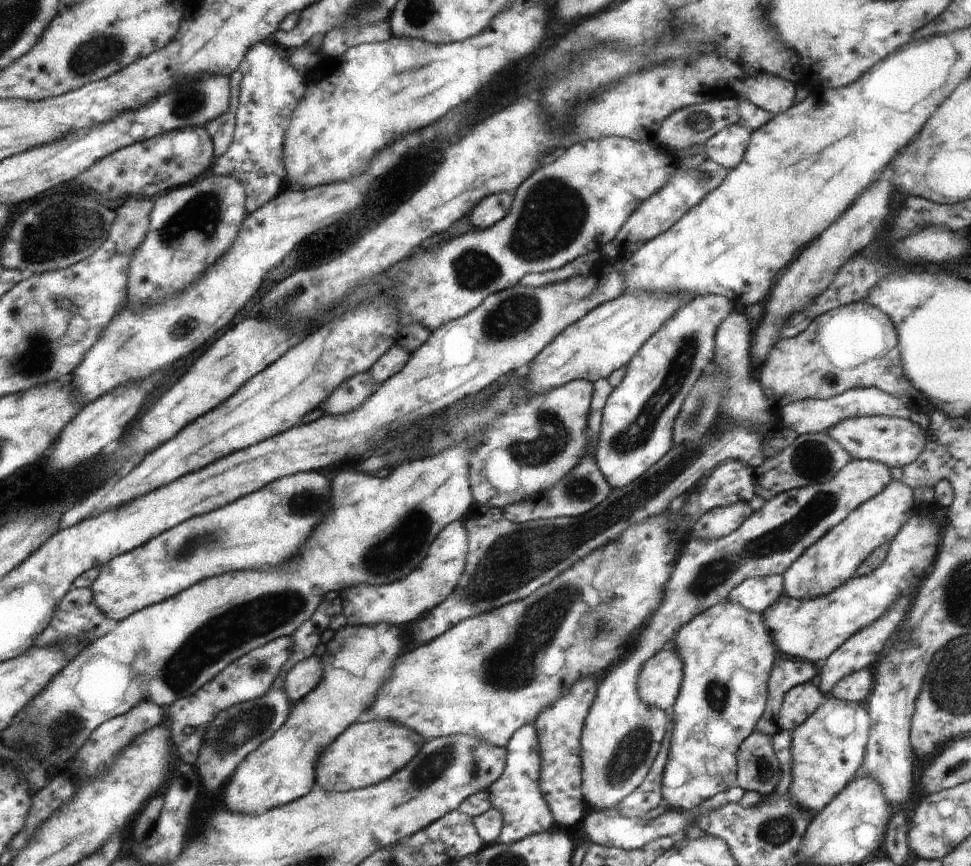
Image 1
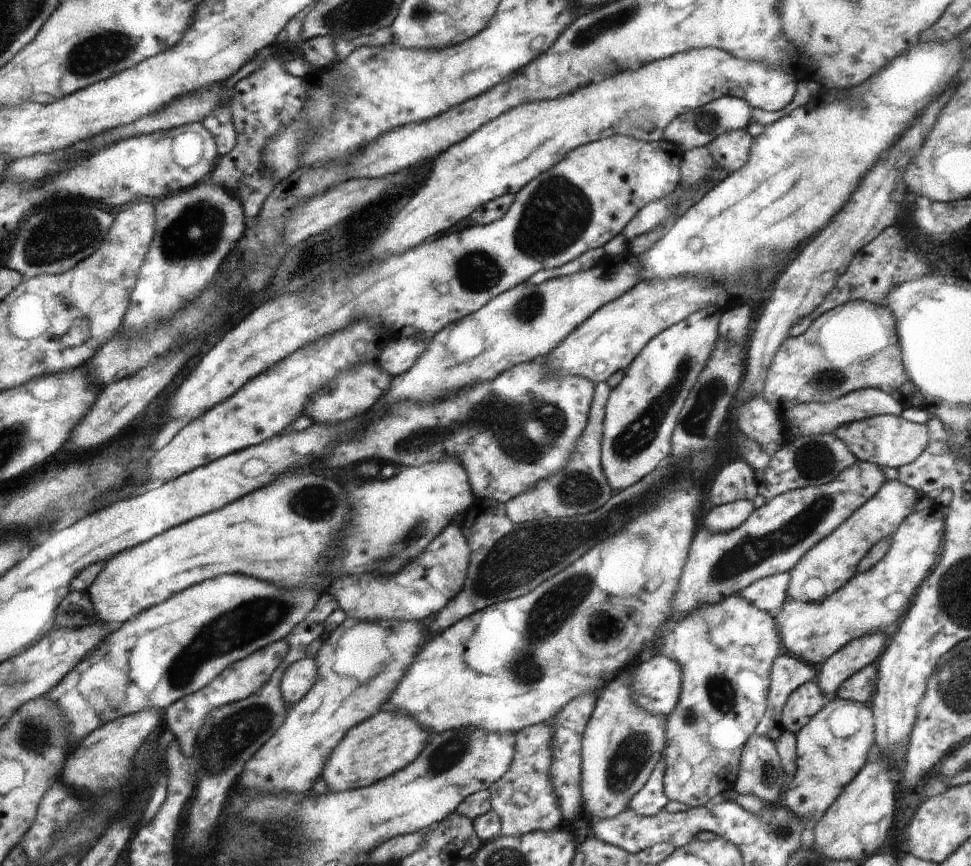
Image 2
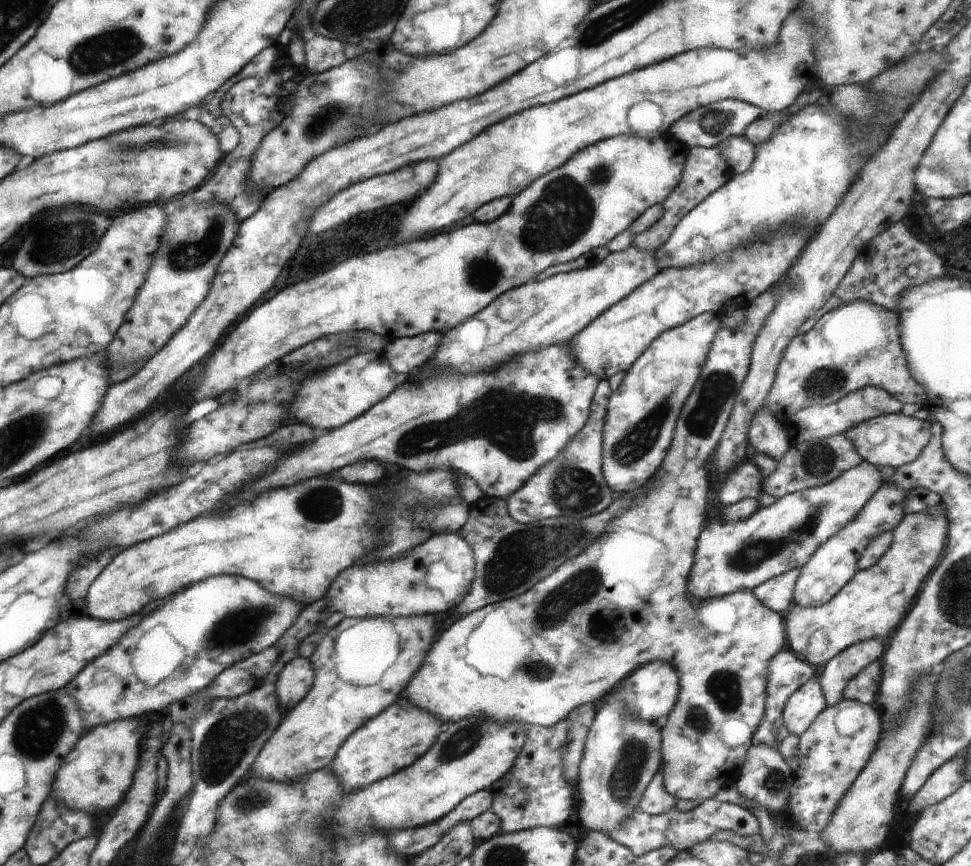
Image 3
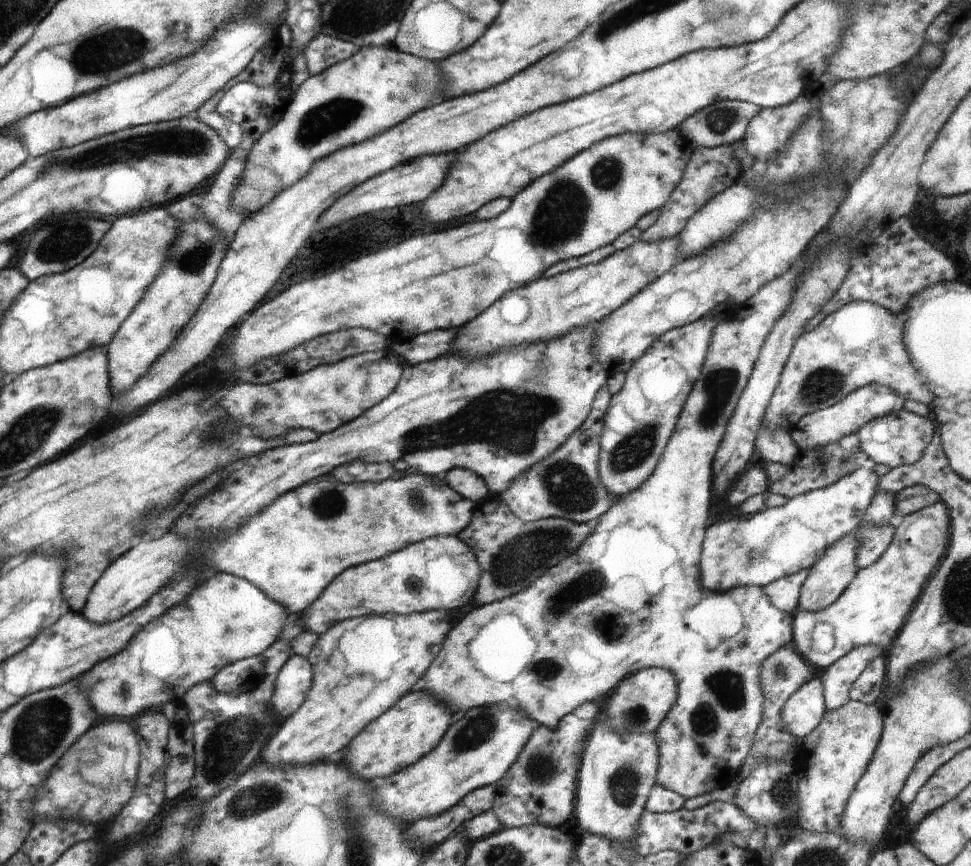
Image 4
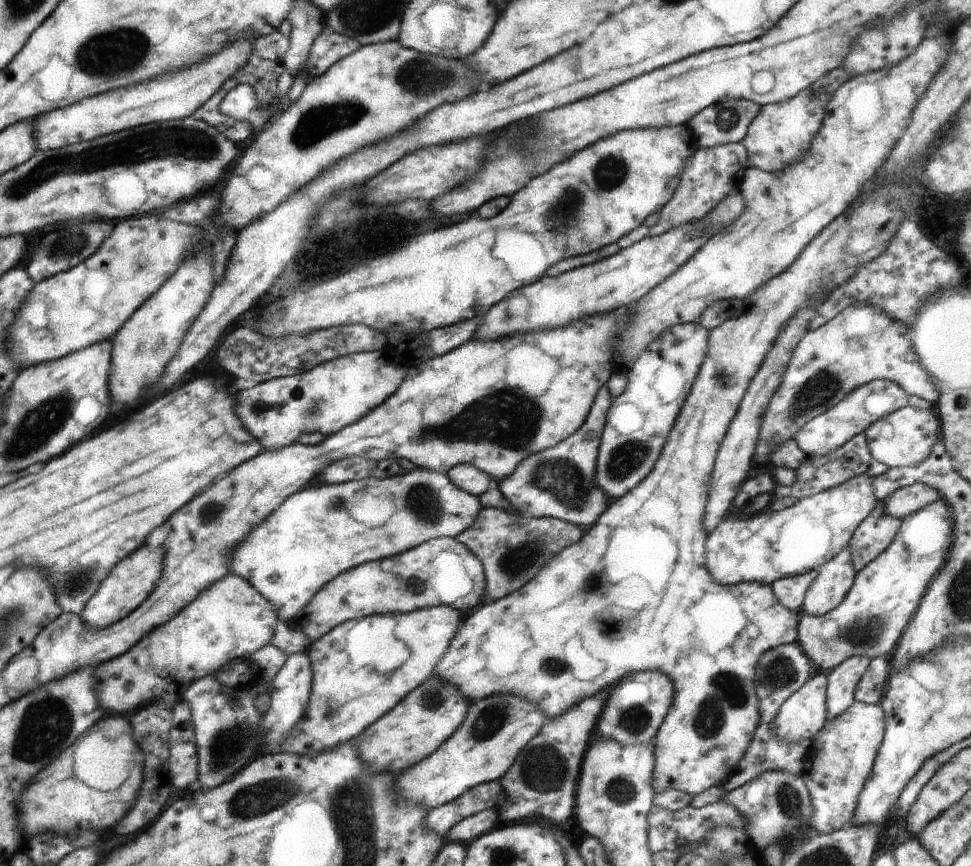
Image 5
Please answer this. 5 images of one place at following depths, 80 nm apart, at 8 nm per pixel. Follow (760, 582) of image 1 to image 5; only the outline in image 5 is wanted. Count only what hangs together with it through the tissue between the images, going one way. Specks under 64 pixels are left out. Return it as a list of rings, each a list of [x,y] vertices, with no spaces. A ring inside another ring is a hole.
[[[818,570],[805,572],[803,575],[787,576],[774,581],[770,586],[776,595],[777,601],[786,608],[800,611],[805,594],[817,577]]]

